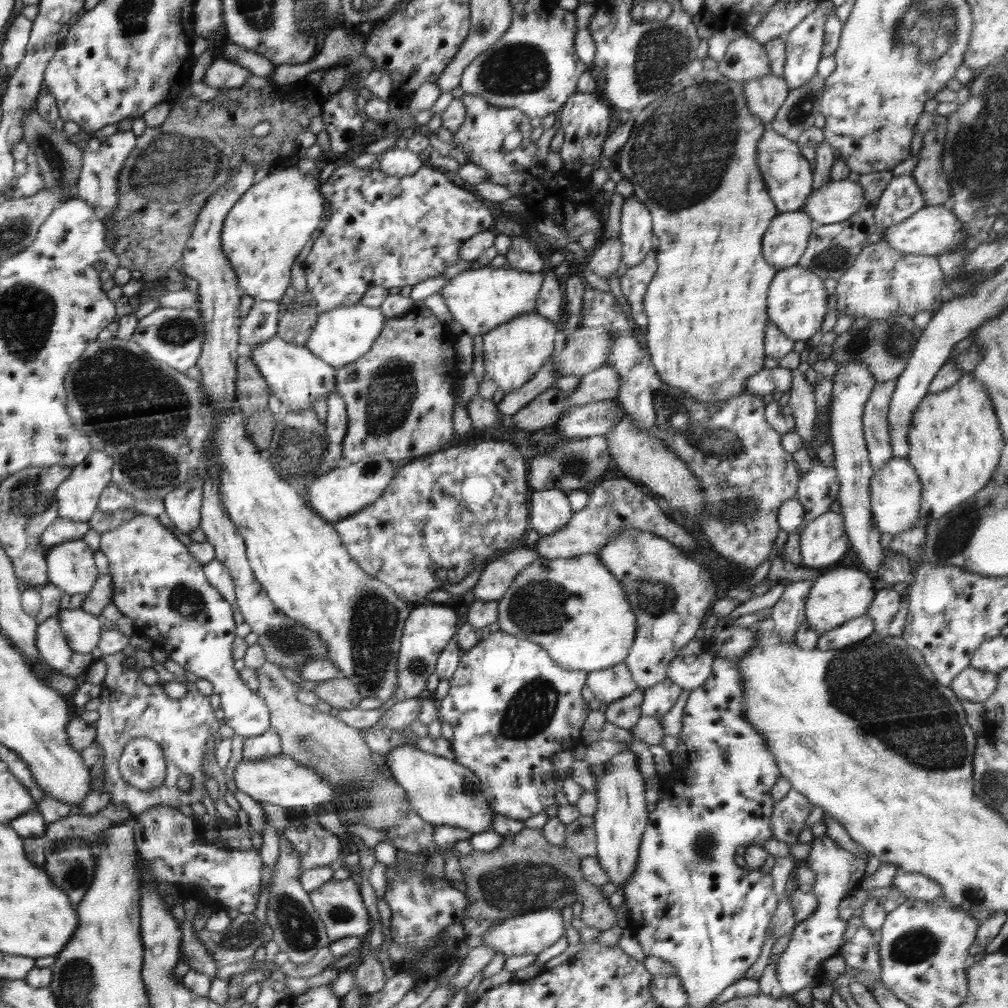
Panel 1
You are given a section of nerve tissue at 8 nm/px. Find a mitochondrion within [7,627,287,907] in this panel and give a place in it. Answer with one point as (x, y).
(75, 875)

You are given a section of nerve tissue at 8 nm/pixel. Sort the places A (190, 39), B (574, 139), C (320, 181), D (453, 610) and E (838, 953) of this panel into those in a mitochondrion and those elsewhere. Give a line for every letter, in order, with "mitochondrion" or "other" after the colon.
A: other
B: other
C: other
D: other
E: other

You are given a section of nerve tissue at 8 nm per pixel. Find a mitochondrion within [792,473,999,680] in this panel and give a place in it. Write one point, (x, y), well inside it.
(962, 521)

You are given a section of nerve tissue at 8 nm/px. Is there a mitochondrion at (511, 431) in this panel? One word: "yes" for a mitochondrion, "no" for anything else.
no

